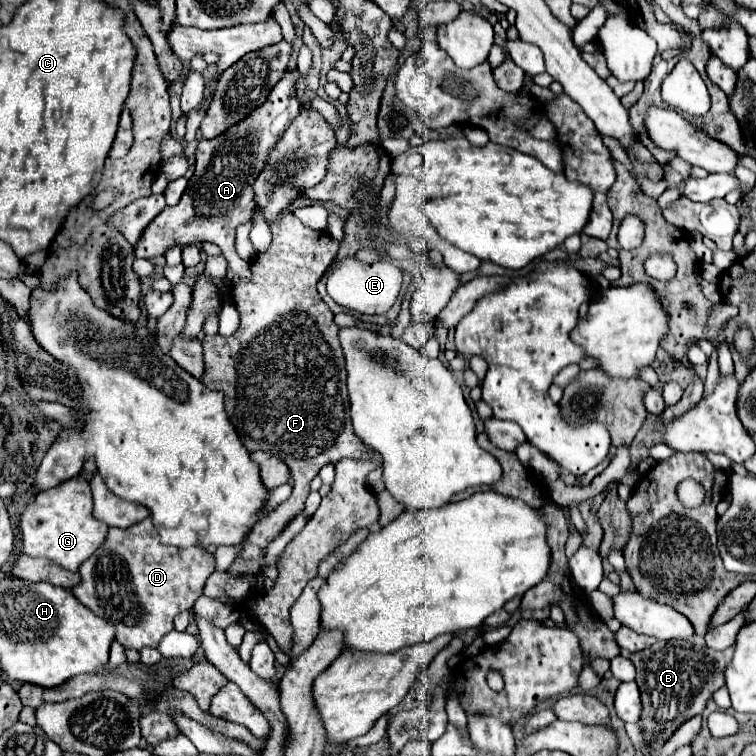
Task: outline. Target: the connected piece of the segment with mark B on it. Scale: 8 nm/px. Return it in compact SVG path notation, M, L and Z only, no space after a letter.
M659 640L653 644L653 650L649 648L631 656L637 668L635 682L639 686L643 704L639 726L655 750L665 744L681 724L705 710L713 692L725 684L723 668L729 664L731 656L733 648L727 648L721 654L707 654L705 648L701 650L691 644L687 650L687 640Z

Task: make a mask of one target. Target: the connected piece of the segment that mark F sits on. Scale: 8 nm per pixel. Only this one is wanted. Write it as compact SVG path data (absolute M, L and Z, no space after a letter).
M293 214L281 216L271 224L273 244L259 256L253 264L253 282L233 288L233 300L241 316L239 330L225 338L219 334L203 338L203 358L205 372L201 382L211 390L221 390L225 394L225 410L231 424L235 426L243 446L249 452L265 450L281 458L293 476L293 494L289 500L279 504L269 516L253 526L245 550L231 564L231 574L259 574L263 568L263 548L271 542L283 526L303 510L305 498L309 494L309 482L317 476L321 466L337 464L341 458L359 460L365 456L365 444L353 434L351 416L349 416L349 396L347 396L347 370L345 356L339 344L339 326L333 320L333 314L319 298L315 284L333 264L339 252L339 242L335 242L327 232L317 232L307 226Z

